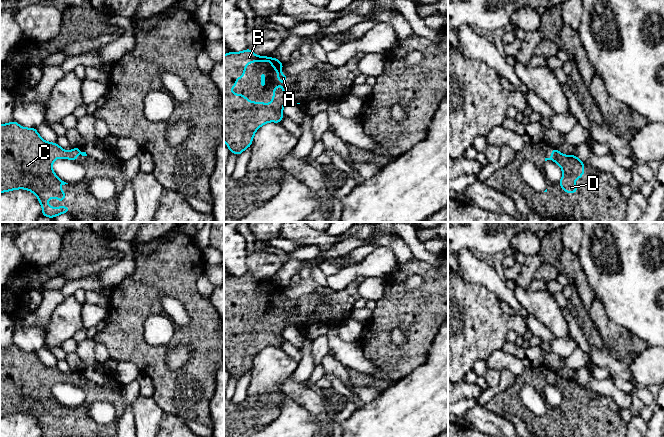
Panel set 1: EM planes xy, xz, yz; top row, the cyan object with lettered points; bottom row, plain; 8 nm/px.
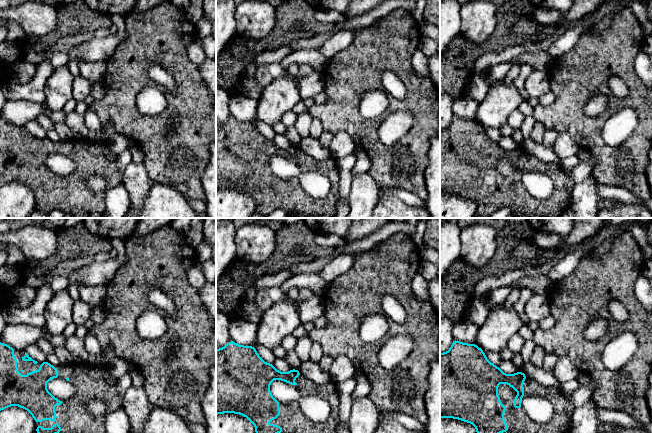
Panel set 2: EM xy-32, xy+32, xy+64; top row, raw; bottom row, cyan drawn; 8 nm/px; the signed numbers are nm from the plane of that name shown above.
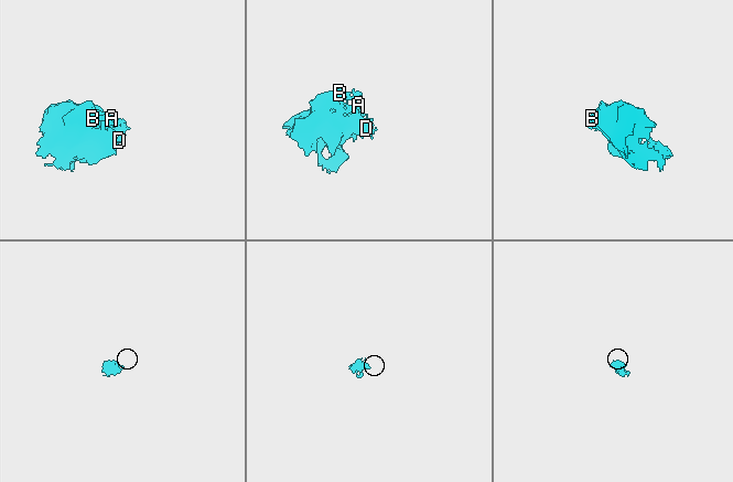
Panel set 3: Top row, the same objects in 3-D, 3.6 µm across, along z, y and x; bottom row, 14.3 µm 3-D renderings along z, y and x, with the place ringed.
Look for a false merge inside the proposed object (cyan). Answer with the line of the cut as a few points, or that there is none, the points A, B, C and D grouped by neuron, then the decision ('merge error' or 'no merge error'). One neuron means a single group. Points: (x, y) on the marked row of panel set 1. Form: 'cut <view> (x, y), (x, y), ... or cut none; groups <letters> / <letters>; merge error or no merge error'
cut none; groups A B C D; no merge error

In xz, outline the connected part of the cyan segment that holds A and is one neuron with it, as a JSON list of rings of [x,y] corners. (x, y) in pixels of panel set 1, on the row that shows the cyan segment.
[[[247,48],[243,52],[229,52],[224,55],[224,141],[231,153],[240,155],[246,148],[252,145],[255,132],[267,122],[282,123],[283,106],[288,101],[285,97],[285,88],[275,86],[273,88],[273,100],[266,105],[264,102],[250,102],[243,94],[232,94],[230,91],[237,85],[237,79],[245,75],[245,67],[250,62],[268,62],[272,58],[270,65],[277,71],[277,80],[287,82],[288,78],[281,73],[282,62],[272,56],[258,56],[251,49]]]

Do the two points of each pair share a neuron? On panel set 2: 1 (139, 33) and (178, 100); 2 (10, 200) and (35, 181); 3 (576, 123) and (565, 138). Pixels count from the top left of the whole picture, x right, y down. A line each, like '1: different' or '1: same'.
1: same
2: different
3: different

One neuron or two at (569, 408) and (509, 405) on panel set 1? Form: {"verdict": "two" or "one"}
{"verdict": "one"}

